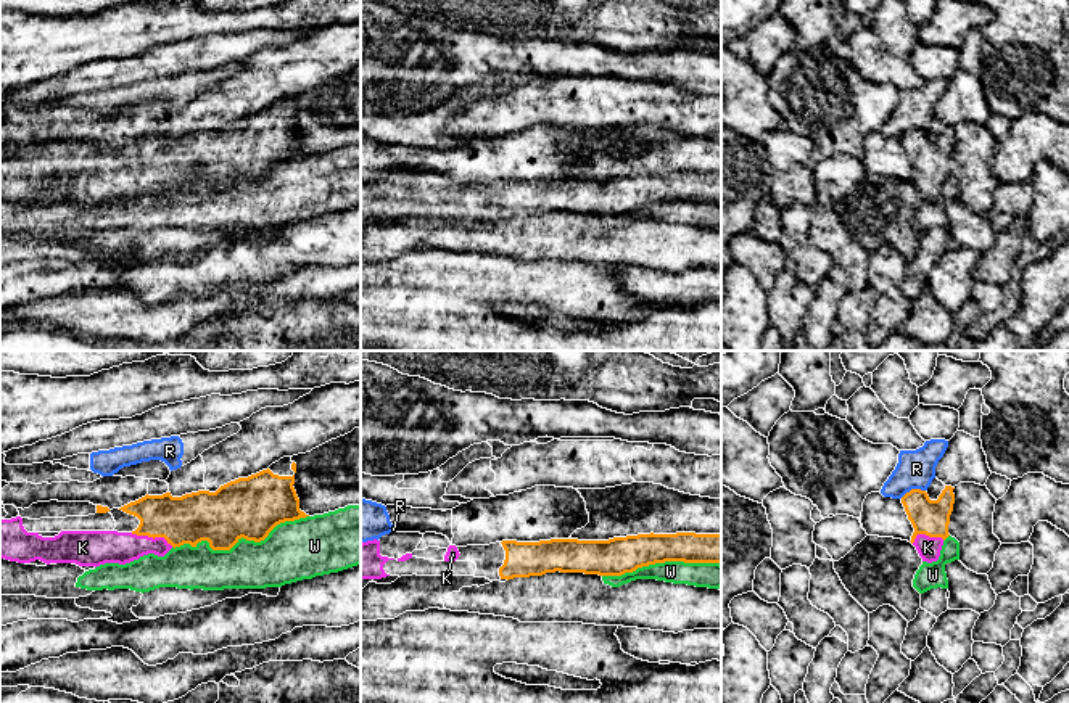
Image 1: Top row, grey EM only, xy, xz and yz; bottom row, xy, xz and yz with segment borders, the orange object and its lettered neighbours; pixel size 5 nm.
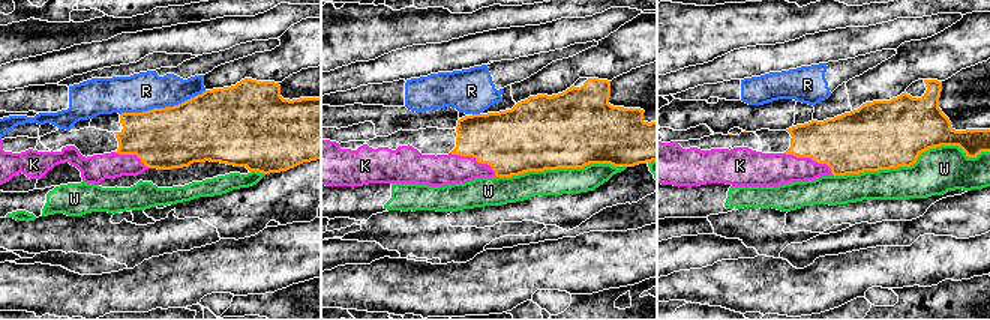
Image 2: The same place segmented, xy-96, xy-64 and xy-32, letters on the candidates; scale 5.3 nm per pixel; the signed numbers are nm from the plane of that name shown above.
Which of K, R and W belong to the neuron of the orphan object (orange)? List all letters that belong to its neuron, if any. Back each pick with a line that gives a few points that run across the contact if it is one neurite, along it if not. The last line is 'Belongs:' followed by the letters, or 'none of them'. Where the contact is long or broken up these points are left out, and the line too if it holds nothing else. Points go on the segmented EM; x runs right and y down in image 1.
K: line xy (195, 517), (168, 522), (152, 536), (126, 547), (103, 547)
Belongs: K

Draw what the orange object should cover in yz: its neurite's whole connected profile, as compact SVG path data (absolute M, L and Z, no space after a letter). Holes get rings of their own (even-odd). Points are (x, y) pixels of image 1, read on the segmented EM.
M945 486L937 500L931 500L927 492L921 489L911 489L902 497L908 520L914 528L910 542L916 547L922 561L937 561L943 541L950 536L948 524L955 504L953 489Z

